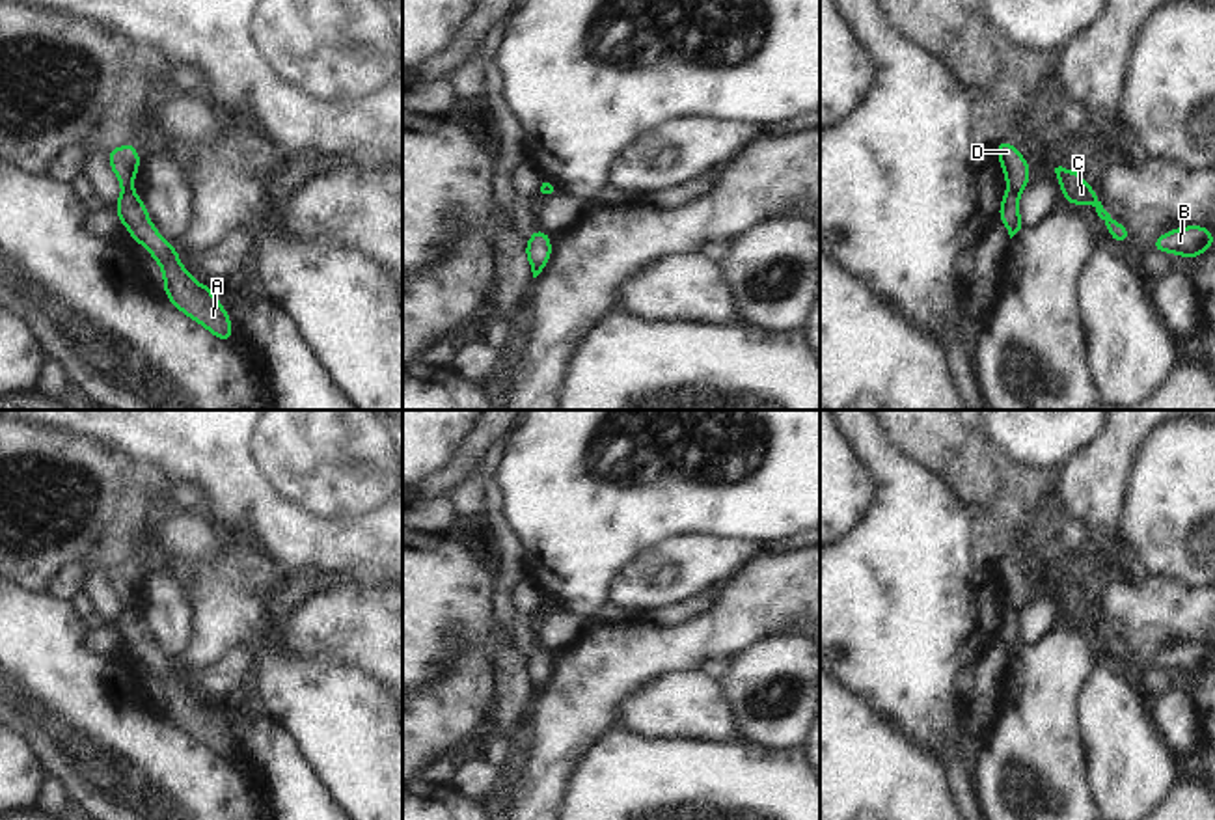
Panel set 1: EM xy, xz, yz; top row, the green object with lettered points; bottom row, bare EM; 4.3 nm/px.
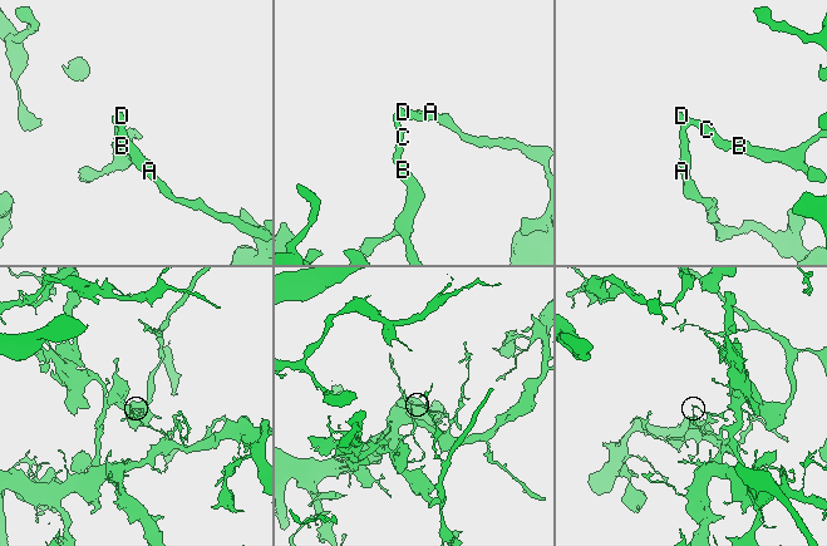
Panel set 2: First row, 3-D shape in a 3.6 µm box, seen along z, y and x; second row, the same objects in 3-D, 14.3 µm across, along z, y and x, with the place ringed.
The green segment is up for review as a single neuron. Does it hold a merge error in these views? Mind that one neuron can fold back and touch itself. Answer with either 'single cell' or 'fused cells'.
fused cells

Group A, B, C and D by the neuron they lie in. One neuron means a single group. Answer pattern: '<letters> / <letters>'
A / B C D

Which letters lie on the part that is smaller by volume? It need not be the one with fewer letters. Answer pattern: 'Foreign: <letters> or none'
Foreign: B, C, D

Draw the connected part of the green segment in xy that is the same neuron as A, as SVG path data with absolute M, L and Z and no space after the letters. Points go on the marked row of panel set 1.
M123 190L114 207L117 220L127 227L134 242L142 244L158 263L164 276L162 289L170 304L220 341L229 343L233 324L224 304L212 296L211 283L199 285L184 268L179 261L179 250L157 231L140 196Z

